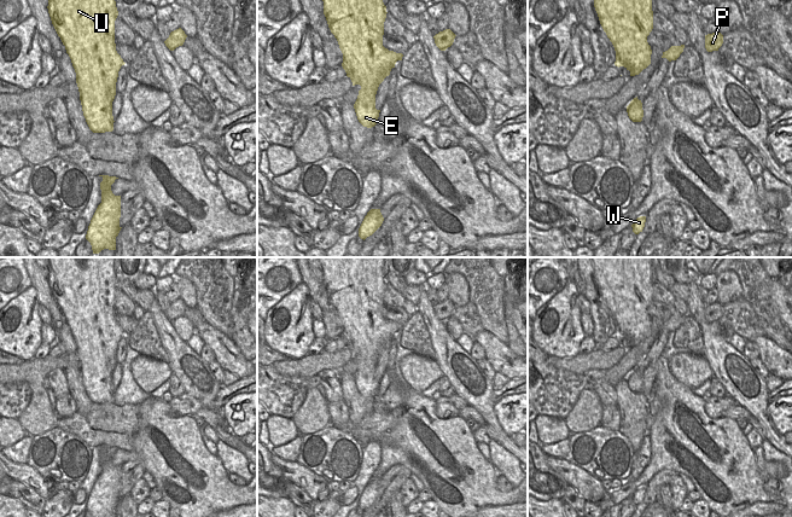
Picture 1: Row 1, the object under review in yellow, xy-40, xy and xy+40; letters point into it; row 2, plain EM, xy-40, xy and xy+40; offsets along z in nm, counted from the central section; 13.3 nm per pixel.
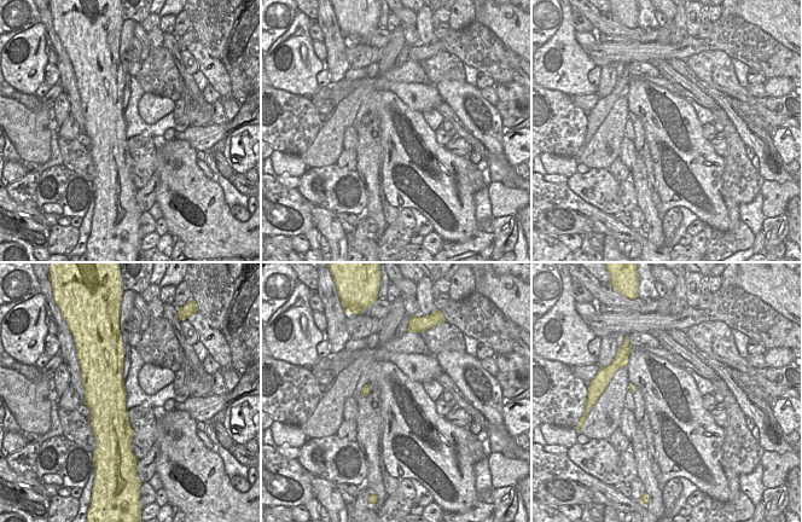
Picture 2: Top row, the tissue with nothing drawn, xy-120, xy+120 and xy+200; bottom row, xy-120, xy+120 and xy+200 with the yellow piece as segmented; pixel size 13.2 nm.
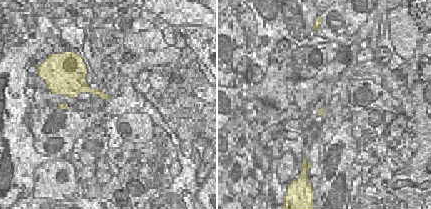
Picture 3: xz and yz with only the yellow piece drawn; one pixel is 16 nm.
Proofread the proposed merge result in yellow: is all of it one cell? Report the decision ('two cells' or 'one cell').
one cell

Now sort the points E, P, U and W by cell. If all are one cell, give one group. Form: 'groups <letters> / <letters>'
groups E P U W

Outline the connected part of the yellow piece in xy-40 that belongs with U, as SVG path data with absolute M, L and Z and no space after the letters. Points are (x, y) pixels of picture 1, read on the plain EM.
M46 257L48 284L75 339L83 387L93 403L113 401L112 372L118 342L126 335L115 314L118 281L113 261L115 257Z

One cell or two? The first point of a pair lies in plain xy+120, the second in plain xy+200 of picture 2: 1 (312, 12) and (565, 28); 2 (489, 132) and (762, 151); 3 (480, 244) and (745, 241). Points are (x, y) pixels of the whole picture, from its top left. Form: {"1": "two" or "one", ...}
{"1": "two", "2": "two", "3": "one"}

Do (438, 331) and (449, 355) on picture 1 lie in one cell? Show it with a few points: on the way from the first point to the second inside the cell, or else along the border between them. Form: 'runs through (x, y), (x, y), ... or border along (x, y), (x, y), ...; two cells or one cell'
runs through (440, 337), (447, 349); one cell

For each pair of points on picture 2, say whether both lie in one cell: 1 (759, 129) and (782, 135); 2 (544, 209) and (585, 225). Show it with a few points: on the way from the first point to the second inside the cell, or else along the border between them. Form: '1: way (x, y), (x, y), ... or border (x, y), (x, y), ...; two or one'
1: border (776, 128), (772, 135); two
2: way (557, 204), (559, 207), (577, 208), (583, 212); one

